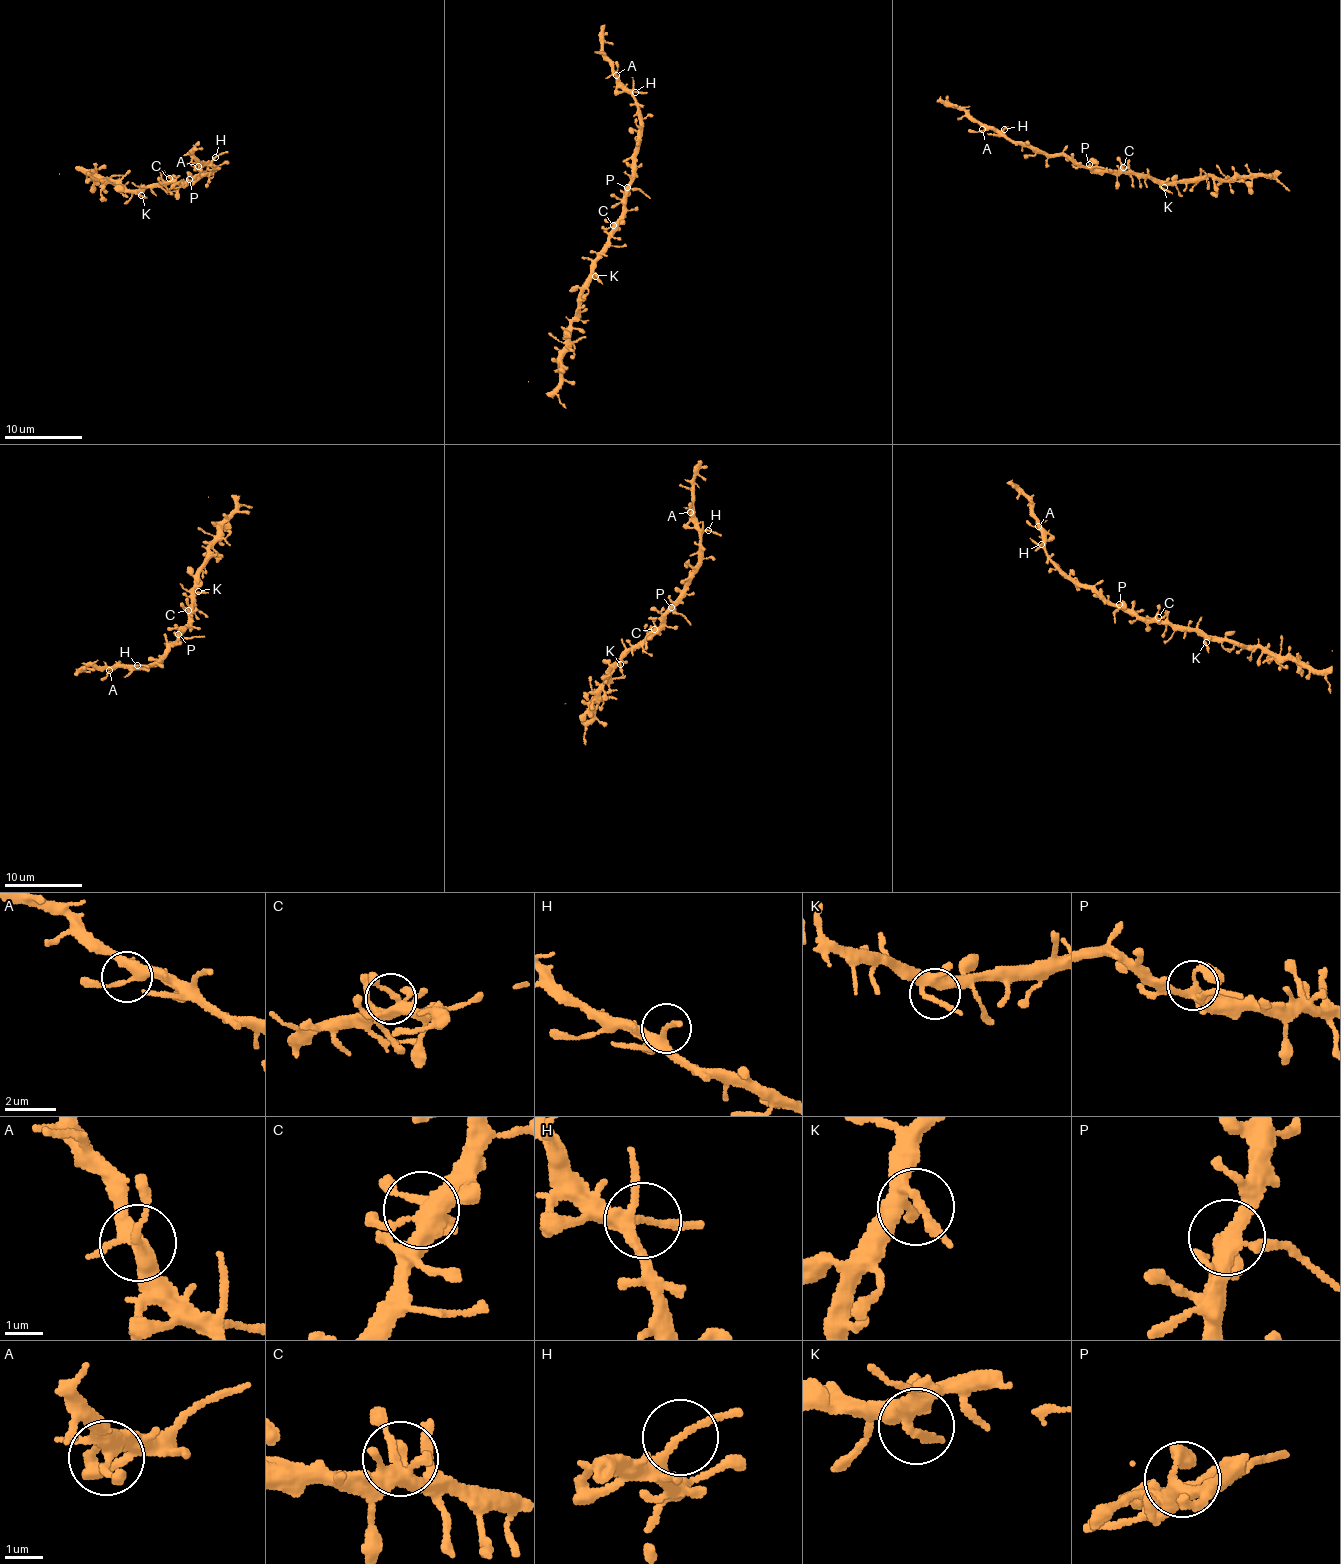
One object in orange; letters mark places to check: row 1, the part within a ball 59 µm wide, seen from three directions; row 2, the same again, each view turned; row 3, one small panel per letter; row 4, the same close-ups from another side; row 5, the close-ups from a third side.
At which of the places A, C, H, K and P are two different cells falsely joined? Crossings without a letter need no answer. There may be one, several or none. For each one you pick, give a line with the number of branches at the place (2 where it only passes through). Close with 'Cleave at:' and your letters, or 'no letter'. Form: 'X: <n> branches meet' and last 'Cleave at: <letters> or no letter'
Cleave at: no letter

